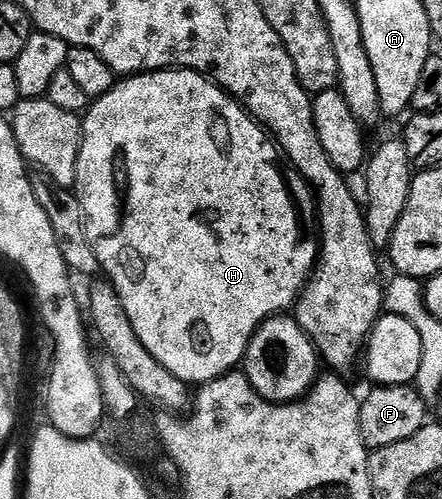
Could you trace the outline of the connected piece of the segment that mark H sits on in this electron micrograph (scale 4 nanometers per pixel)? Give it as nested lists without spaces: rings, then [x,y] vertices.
[[[169,69],[167,71],[150,71],[142,75],[133,75],[117,82],[116,86],[110,89],[110,93],[106,93],[102,98],[95,100],[91,106],[88,116],[85,114],[82,119],[82,138],[80,140],[80,152],[78,153],[78,165],[76,166],[74,194],[80,198],[80,204],[84,210],[86,233],[90,245],[100,262],[101,272],[106,276],[107,282],[111,283],[112,288],[118,293],[118,297],[122,297],[122,306],[126,308],[126,314],[130,317],[130,325],[134,325],[134,333],[138,333],[138,341],[142,341],[142,345],[146,345],[146,349],[150,349],[150,353],[154,353],[154,357],[158,361],[162,361],[162,365],[166,365],[166,369],[170,369],[170,373],[174,373],[174,377],[178,377],[185,385],[192,385],[192,383],[203,385],[223,375],[229,375],[243,364],[244,355],[248,351],[248,346],[256,330],[267,319],[271,319],[273,315],[283,315],[295,308],[296,301],[299,299],[301,291],[304,290],[304,284],[311,279],[318,262],[317,240],[315,238],[313,238],[314,240],[307,239],[306,236],[300,235],[303,233],[304,227],[300,224],[300,215],[296,212],[296,203],[292,200],[287,185],[284,184],[284,175],[280,172],[279,165],[276,164],[278,148],[272,136],[245,111],[237,99],[233,99],[228,92],[223,91],[207,75],[196,69]]]

